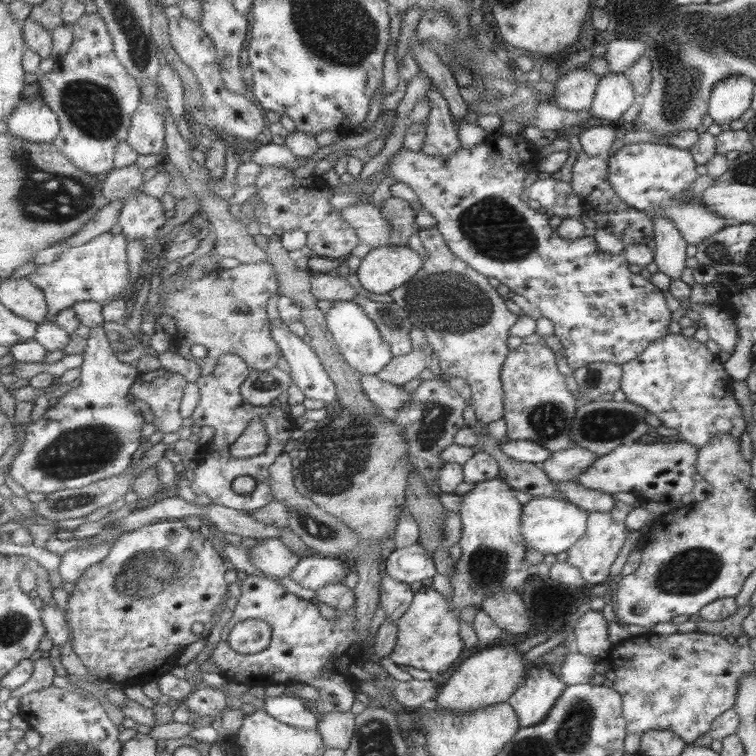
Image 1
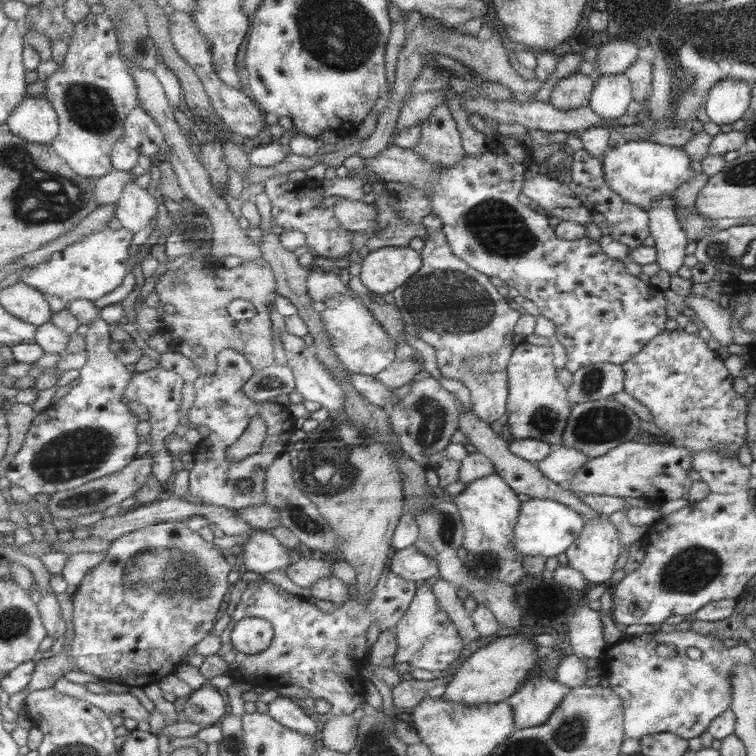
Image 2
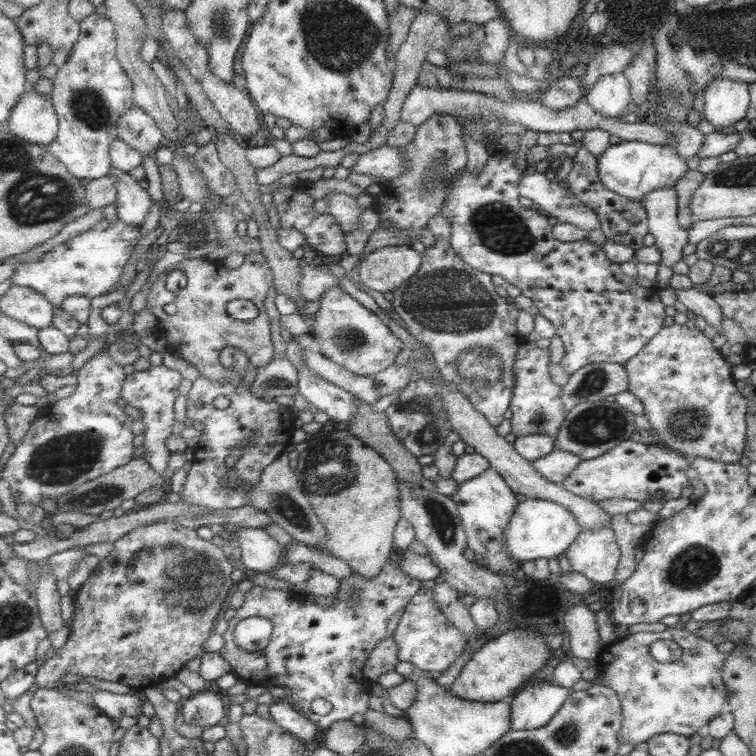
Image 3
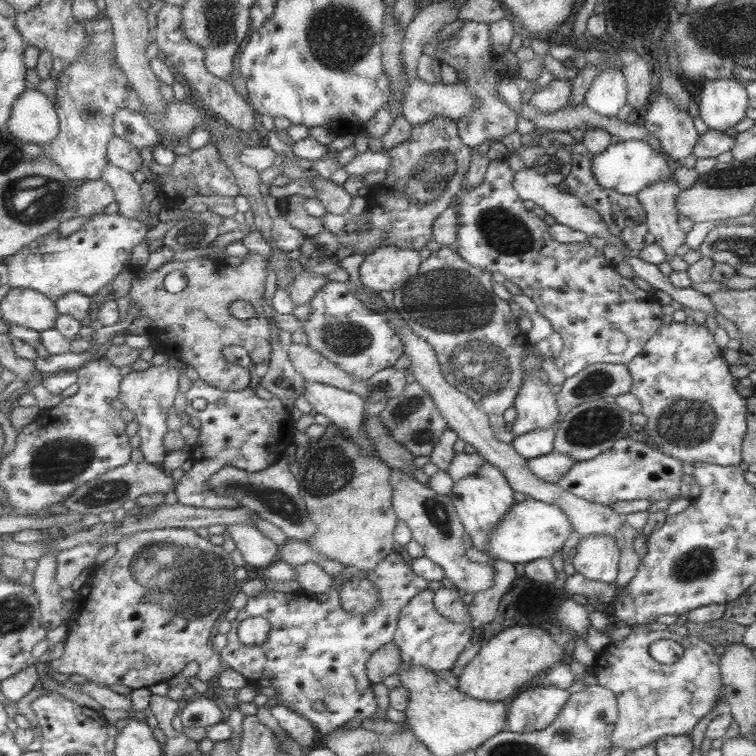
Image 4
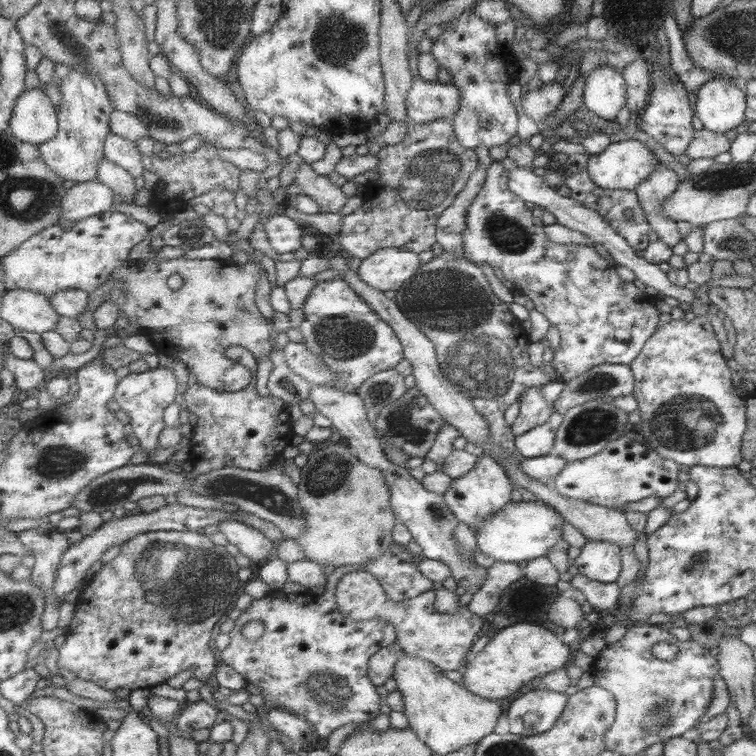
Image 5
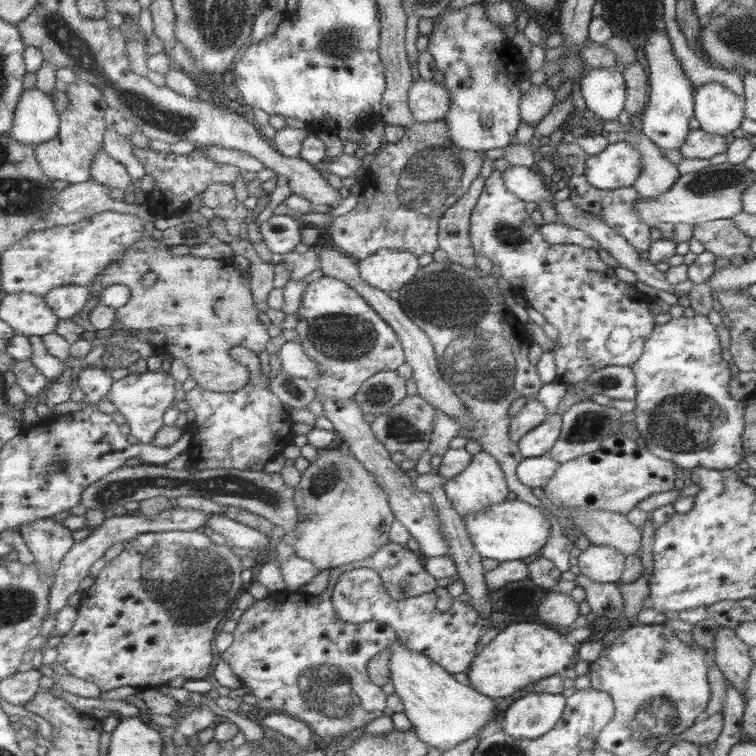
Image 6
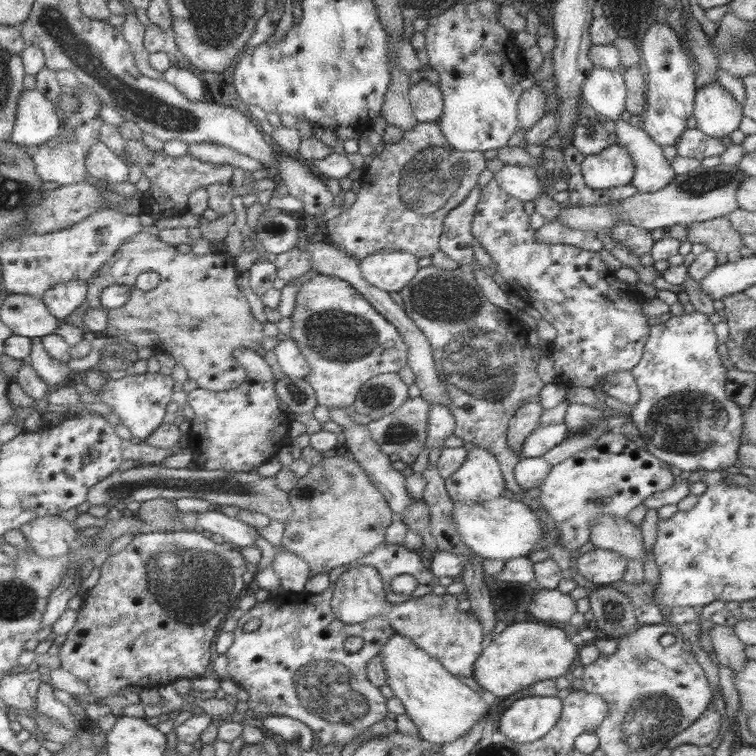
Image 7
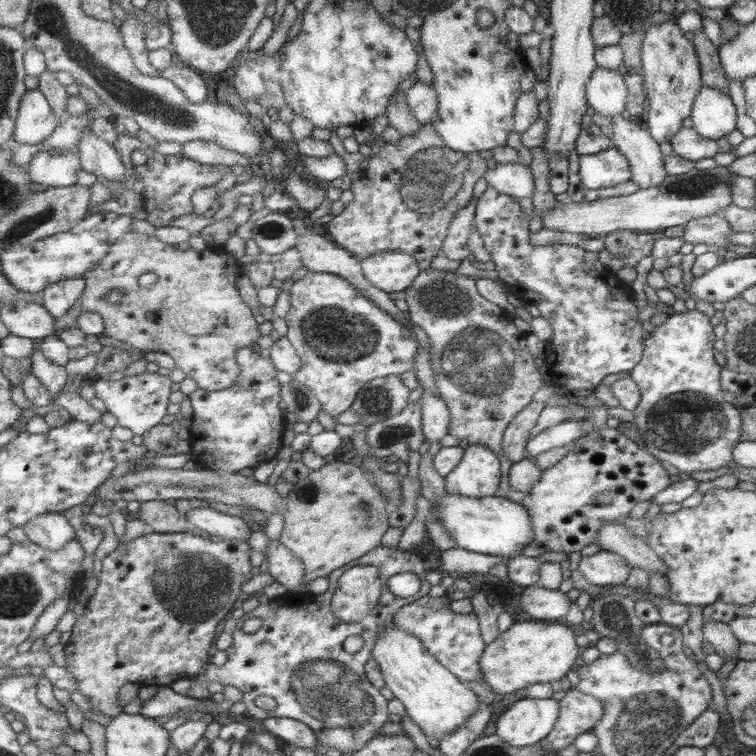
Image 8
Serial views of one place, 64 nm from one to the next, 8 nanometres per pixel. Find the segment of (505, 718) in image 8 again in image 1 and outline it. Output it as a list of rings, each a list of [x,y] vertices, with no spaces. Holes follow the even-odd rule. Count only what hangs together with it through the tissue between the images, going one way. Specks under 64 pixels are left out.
[[[529,666],[523,674],[523,682],[506,700],[515,711],[519,728],[541,722],[566,684],[555,677],[547,668]]]

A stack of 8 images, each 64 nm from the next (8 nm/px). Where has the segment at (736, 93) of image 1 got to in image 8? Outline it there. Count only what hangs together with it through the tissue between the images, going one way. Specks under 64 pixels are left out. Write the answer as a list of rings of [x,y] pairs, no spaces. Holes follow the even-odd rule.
[[[702,86],[692,103],[693,130],[709,140],[723,138],[736,128],[733,102],[727,93]]]

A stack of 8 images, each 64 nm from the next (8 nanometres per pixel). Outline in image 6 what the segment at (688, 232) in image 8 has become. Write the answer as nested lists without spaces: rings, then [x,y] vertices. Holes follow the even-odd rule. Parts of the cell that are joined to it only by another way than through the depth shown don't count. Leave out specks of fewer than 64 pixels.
[[[720,218],[692,226],[692,236],[704,244],[704,250],[727,259],[733,254],[747,256],[751,238],[735,226],[731,218]]]

